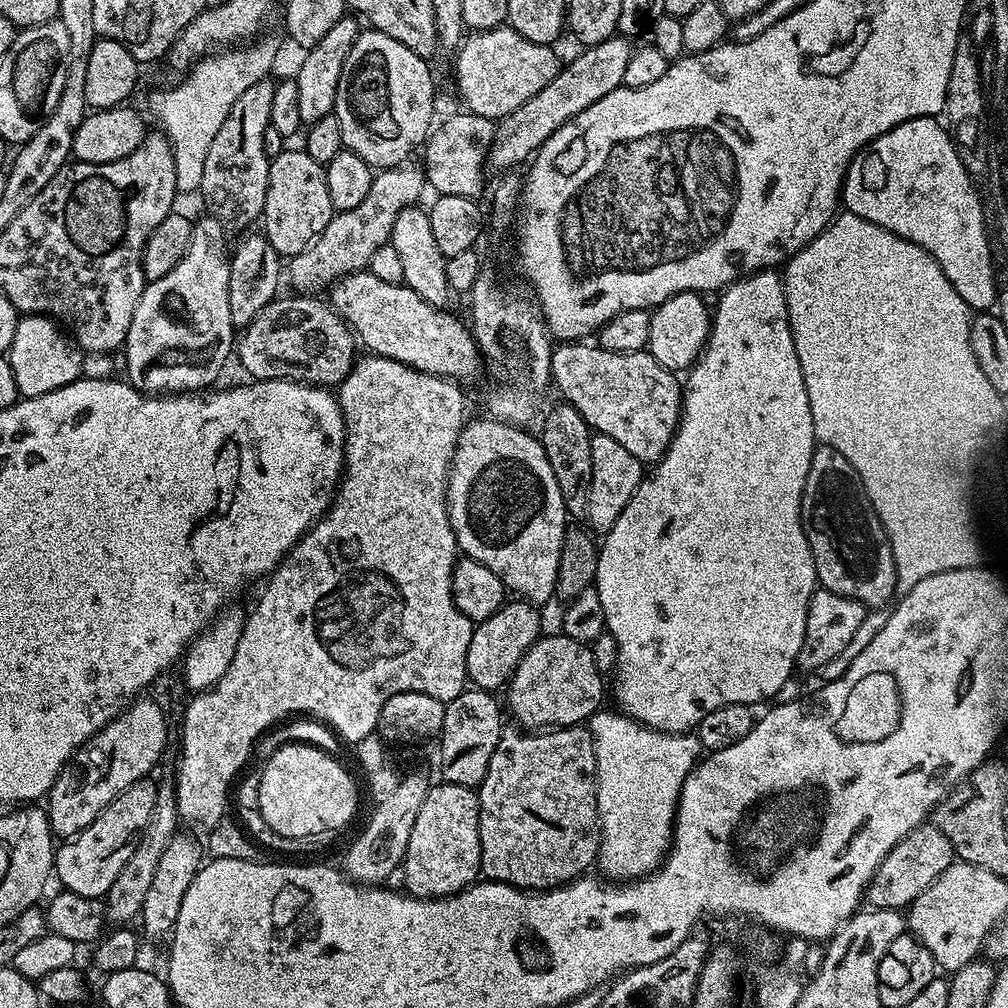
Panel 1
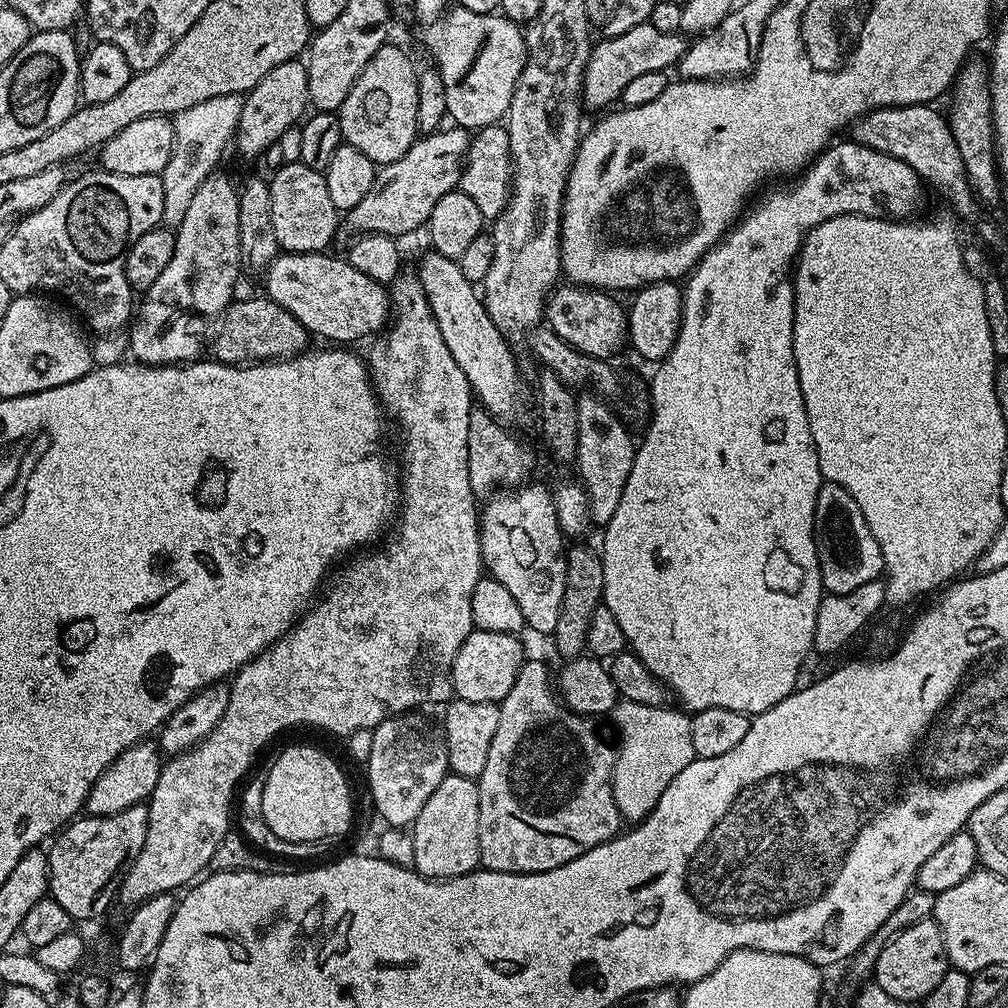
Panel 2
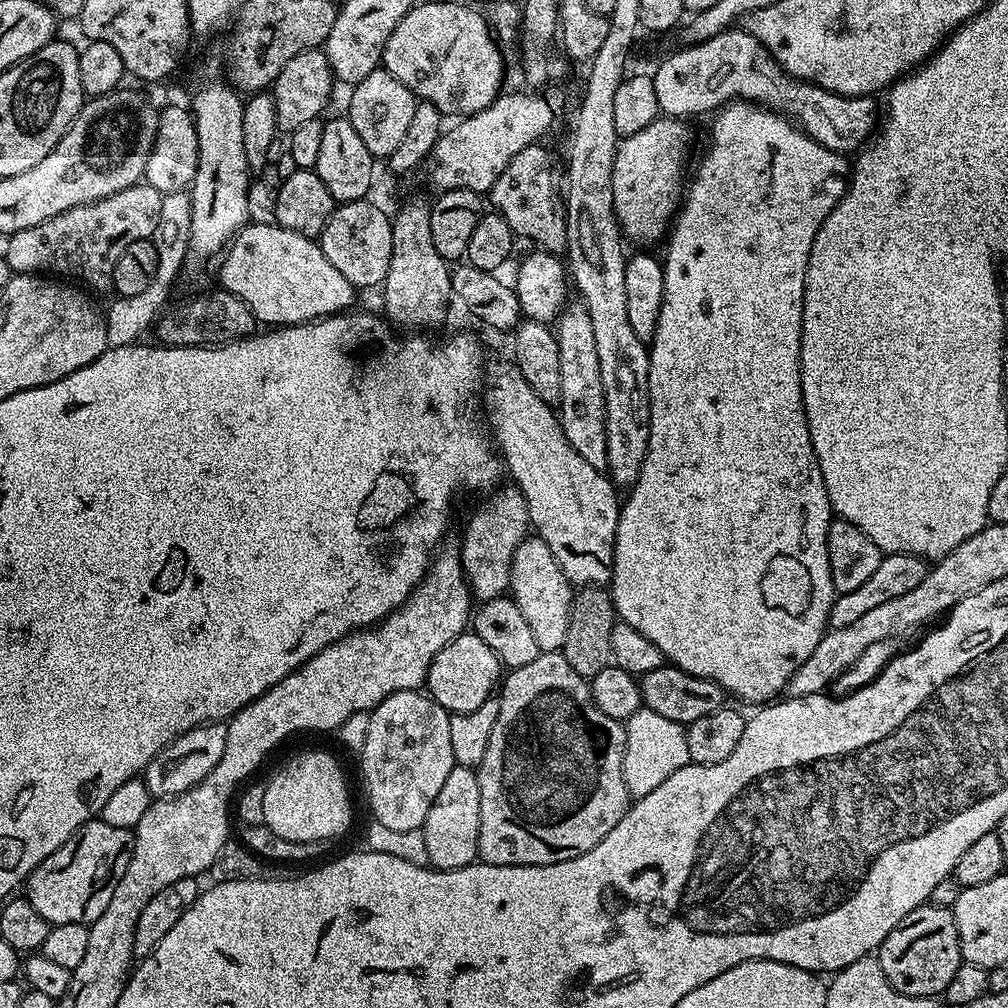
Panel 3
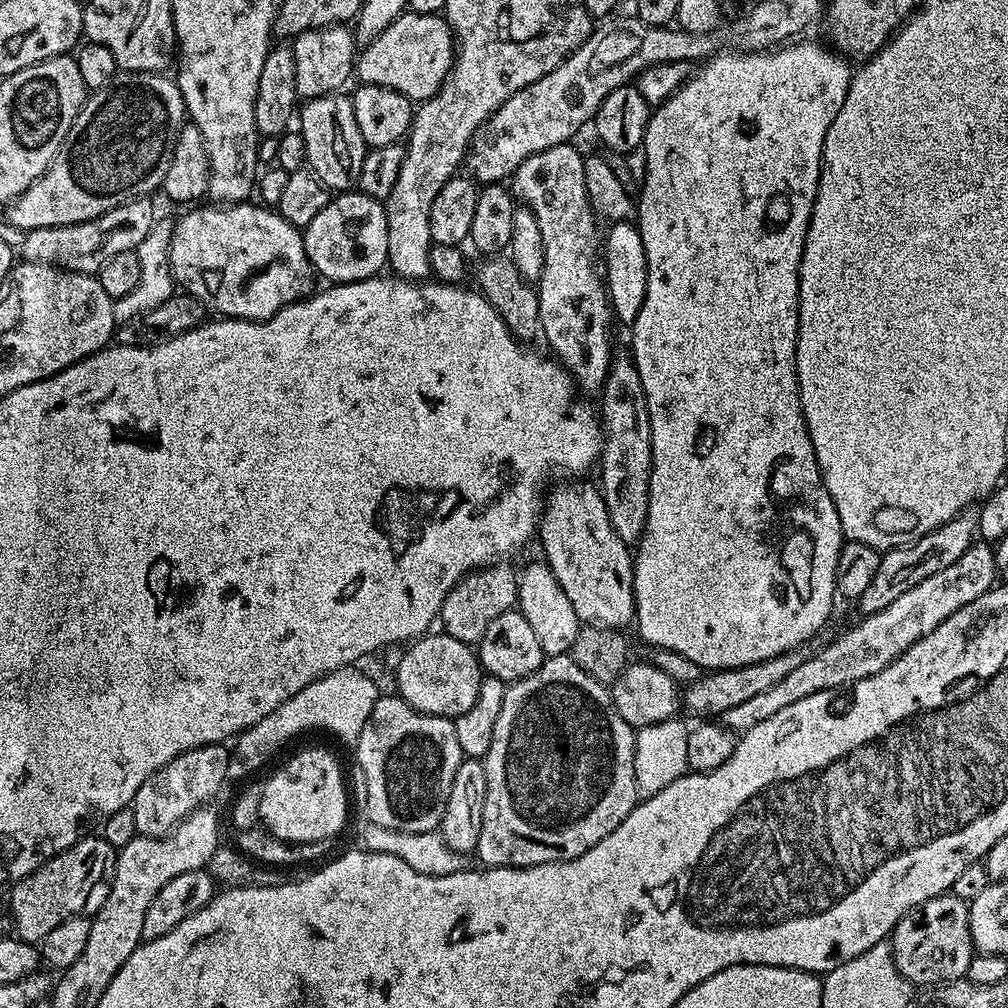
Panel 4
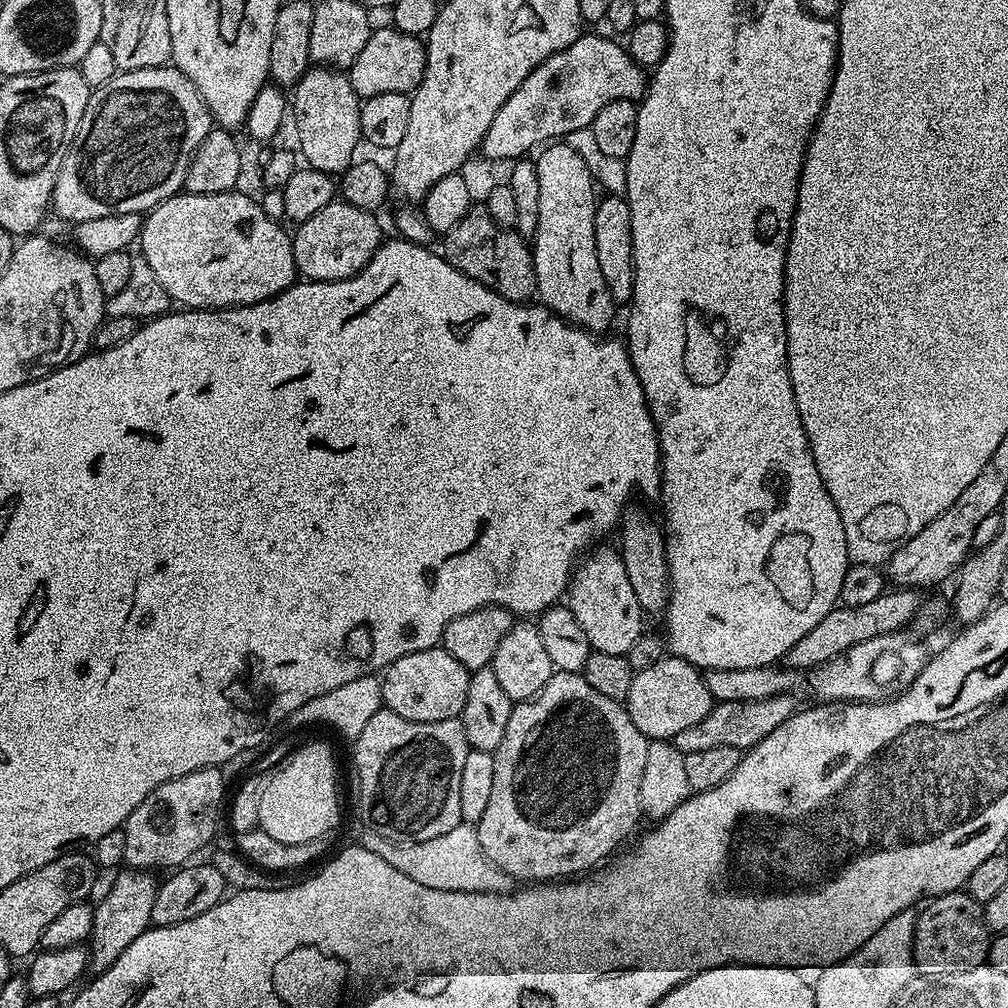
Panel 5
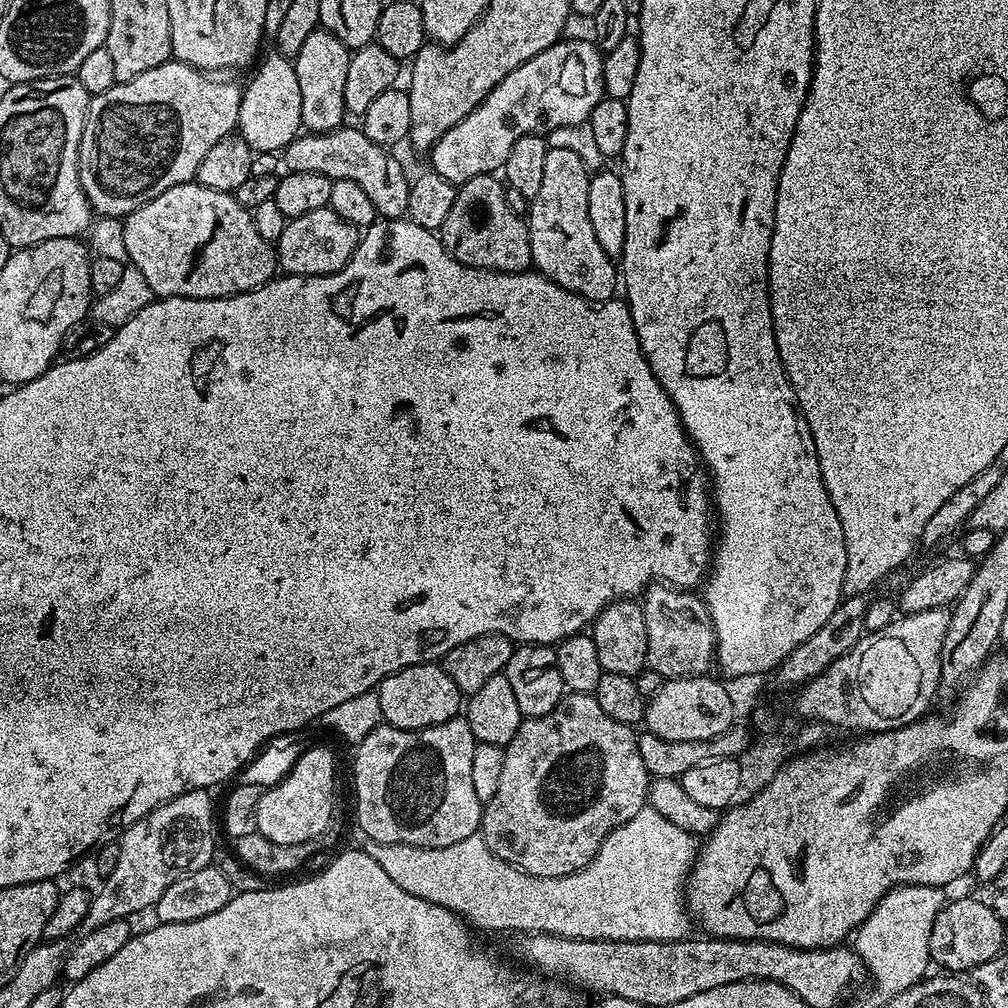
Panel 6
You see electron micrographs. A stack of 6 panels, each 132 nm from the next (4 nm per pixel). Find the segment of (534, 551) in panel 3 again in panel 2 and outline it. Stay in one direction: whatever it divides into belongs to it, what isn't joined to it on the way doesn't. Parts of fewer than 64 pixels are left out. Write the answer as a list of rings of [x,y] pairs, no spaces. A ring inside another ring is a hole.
[[[525,483],[513,496],[493,495],[479,509],[480,559],[487,575],[502,582],[518,602],[522,618],[529,629],[552,634],[558,625],[566,587],[566,537],[560,531],[552,492],[540,484]]]

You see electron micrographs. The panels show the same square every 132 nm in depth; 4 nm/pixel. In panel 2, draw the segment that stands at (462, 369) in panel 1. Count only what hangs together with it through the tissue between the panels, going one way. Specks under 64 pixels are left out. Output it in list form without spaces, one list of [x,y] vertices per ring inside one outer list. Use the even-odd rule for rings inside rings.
[[[327,251],[323,252],[284,252],[277,255],[276,259],[266,269],[263,277],[266,295],[269,300],[274,301],[278,306],[290,310],[294,318],[313,337],[321,336],[324,342],[348,342],[344,340],[356,340],[359,336],[372,338],[377,335],[389,323],[390,320],[390,296],[385,285],[374,282],[374,278],[366,278],[362,270],[354,270],[347,259],[336,256],[328,256]]]

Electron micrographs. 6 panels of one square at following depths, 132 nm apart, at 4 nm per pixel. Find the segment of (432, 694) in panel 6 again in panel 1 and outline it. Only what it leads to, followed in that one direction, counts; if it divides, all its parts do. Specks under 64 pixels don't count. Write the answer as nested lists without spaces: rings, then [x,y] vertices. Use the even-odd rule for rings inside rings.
[[[509,599],[490,618],[479,621],[472,629],[470,650],[466,650],[468,679],[475,687],[485,690],[503,689],[511,680],[518,662],[526,650],[540,639],[540,612],[537,605],[523,599]]]

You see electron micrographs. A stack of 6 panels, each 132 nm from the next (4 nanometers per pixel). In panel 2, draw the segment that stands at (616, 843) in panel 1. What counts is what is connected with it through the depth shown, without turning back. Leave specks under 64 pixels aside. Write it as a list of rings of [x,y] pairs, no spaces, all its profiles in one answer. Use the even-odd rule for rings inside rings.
[[[621,699],[610,713],[610,719],[620,731],[616,765],[612,771],[612,789],[614,802],[625,821],[645,820],[650,810],[658,806],[662,790],[666,790],[666,786],[670,786],[670,782],[674,782],[674,778],[678,778],[678,774],[682,774],[682,770],[697,759],[694,742],[690,738],[692,716],[687,711],[668,707]]]

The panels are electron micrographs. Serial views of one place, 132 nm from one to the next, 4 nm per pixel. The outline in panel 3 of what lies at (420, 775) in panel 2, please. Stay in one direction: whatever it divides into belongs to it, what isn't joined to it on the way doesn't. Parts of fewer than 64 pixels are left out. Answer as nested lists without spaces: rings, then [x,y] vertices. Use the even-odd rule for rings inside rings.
[[[417,690],[390,694],[390,698],[368,713],[368,717],[370,726],[358,760],[364,775],[364,788],[368,791],[368,804],[372,807],[371,819],[389,830],[423,829],[426,814],[430,814],[430,806],[434,806],[434,798],[438,798],[450,770],[457,767],[454,750],[450,747],[450,713],[437,700]]]

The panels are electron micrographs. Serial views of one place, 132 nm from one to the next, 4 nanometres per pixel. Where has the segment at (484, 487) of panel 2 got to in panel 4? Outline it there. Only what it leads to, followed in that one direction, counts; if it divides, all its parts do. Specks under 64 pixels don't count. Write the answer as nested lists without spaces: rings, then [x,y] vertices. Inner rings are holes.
[[[497,562],[486,568],[478,568],[453,586],[450,594],[446,594],[446,602],[442,602],[438,617],[439,623],[444,623],[443,631],[447,635],[458,638],[458,642],[479,645],[490,622],[494,622],[498,614],[506,614],[517,607],[518,572],[510,565],[508,562]]]

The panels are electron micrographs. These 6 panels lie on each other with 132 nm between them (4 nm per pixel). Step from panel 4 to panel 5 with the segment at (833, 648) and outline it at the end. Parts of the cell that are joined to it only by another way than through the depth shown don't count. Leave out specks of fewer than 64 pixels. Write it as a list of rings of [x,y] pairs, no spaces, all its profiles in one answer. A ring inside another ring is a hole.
[[[785,694],[766,698],[765,700],[751,700],[750,702],[716,702],[713,703],[710,714],[702,718],[702,722],[694,722],[682,734],[674,737],[676,748],[680,752],[694,752],[696,750],[714,750],[714,746],[730,746],[747,750],[753,748],[766,734],[778,730],[786,718],[793,716],[798,710],[795,695]]]

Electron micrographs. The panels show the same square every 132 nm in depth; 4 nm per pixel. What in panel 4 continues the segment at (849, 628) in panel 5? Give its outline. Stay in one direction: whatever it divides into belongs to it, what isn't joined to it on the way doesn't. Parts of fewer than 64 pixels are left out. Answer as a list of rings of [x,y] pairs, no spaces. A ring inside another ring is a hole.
[[[817,634],[808,643],[800,644],[794,650],[786,650],[786,654],[778,654],[774,658],[766,658],[762,662],[752,663],[750,666],[709,671],[694,683],[685,685],[681,695],[683,709],[696,715],[696,718],[722,716],[731,707],[738,706],[739,703],[746,702],[749,698],[754,698],[755,694],[763,694],[777,682],[782,682],[782,678],[786,678],[797,666],[802,666],[802,662],[806,662],[806,658],[810,658],[819,648],[824,647],[826,640],[825,637],[822,637],[823,635]]]

